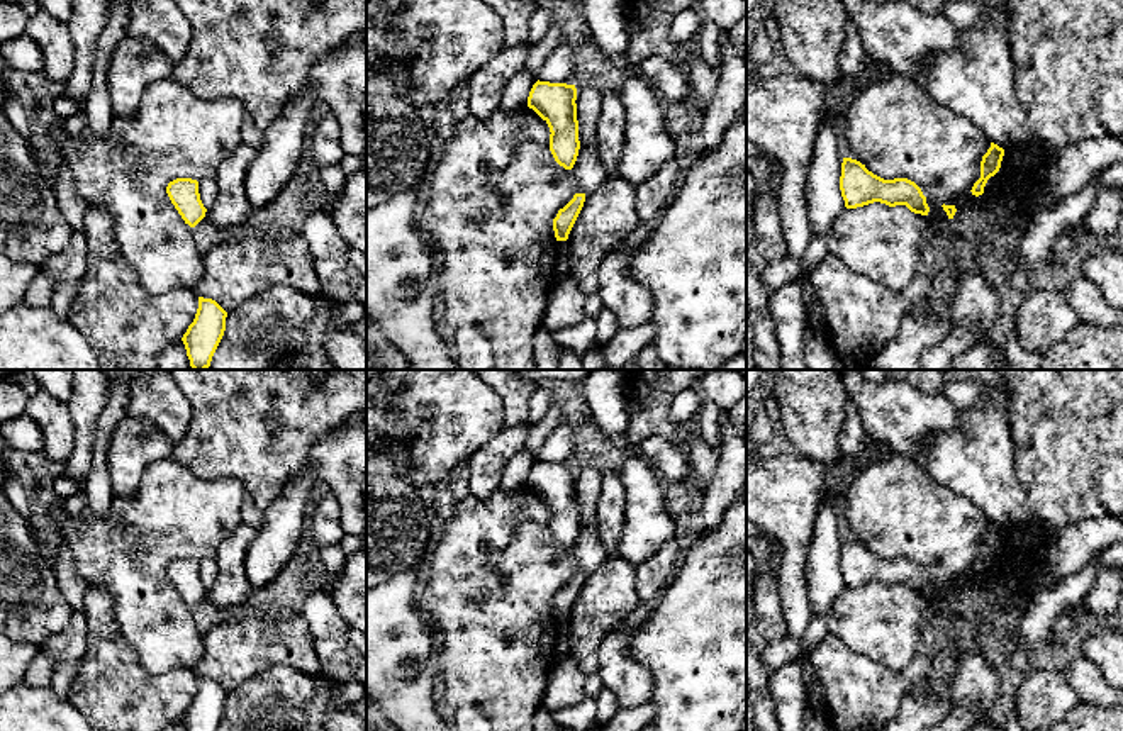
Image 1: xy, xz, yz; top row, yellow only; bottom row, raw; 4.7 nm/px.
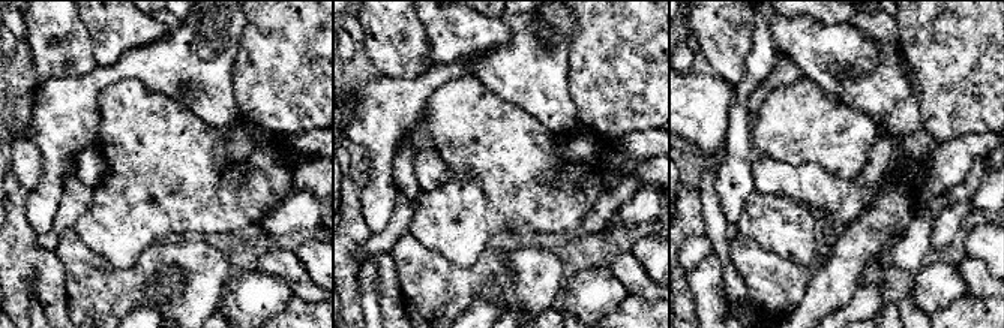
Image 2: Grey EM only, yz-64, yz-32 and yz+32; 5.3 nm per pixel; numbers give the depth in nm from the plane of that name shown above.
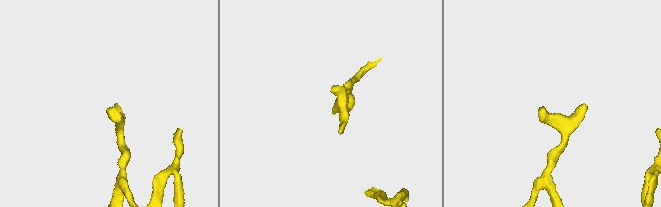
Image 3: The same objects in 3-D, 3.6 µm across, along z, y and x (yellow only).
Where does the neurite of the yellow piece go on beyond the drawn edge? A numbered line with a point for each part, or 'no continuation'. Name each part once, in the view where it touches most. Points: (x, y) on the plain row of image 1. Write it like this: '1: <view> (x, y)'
no continuation

